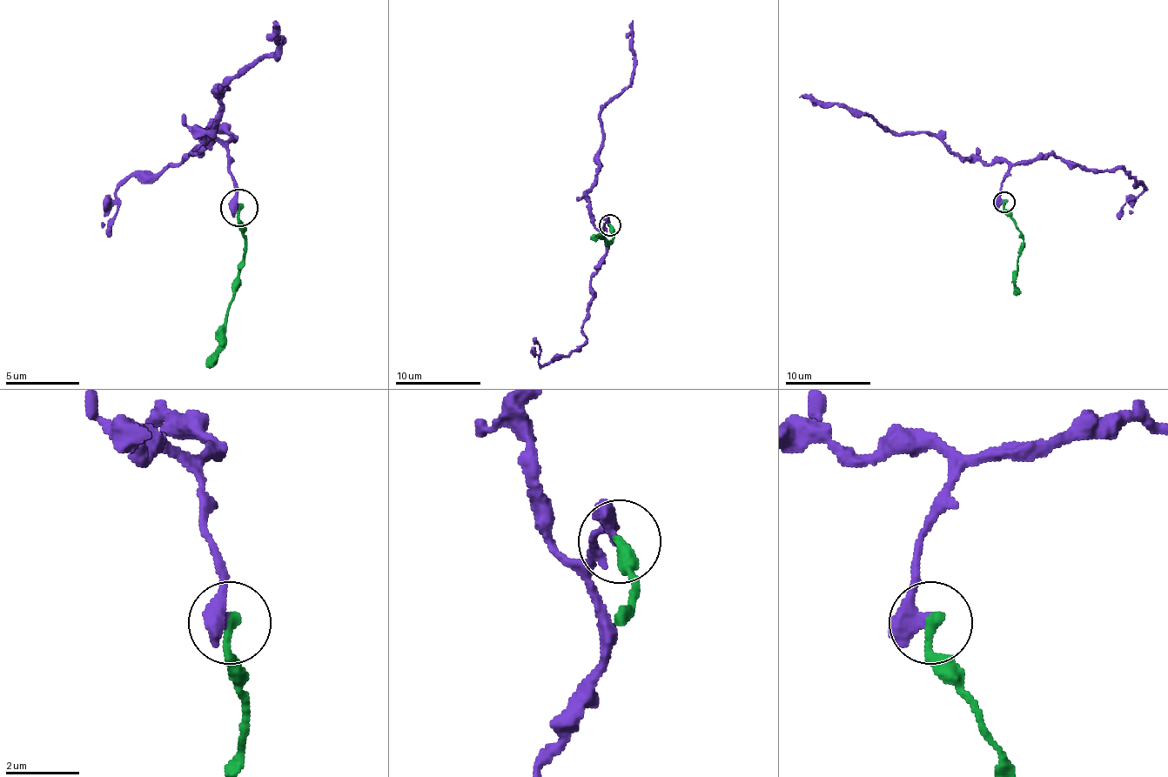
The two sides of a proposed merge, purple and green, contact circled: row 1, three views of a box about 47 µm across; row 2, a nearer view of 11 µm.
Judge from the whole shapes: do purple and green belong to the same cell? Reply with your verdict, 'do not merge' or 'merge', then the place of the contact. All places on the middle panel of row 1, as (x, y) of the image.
do not merge | (610, 225)

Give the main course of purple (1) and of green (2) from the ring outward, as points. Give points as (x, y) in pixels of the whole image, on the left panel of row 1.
1: (238, 208), (231, 157), (201, 134), (216, 123), (224, 86), (275, 53), (278, 27)
2: (238, 208), (238, 223), (245, 253), (238, 271), (224, 349), (204, 367)

